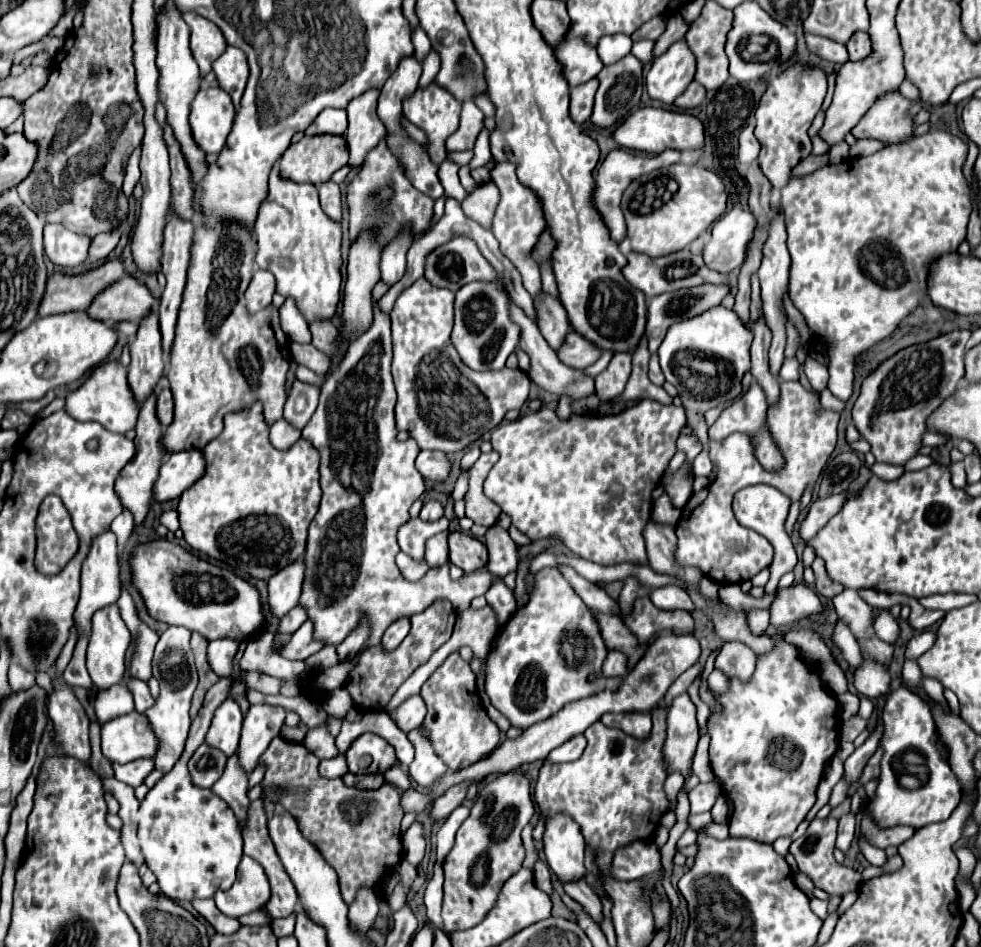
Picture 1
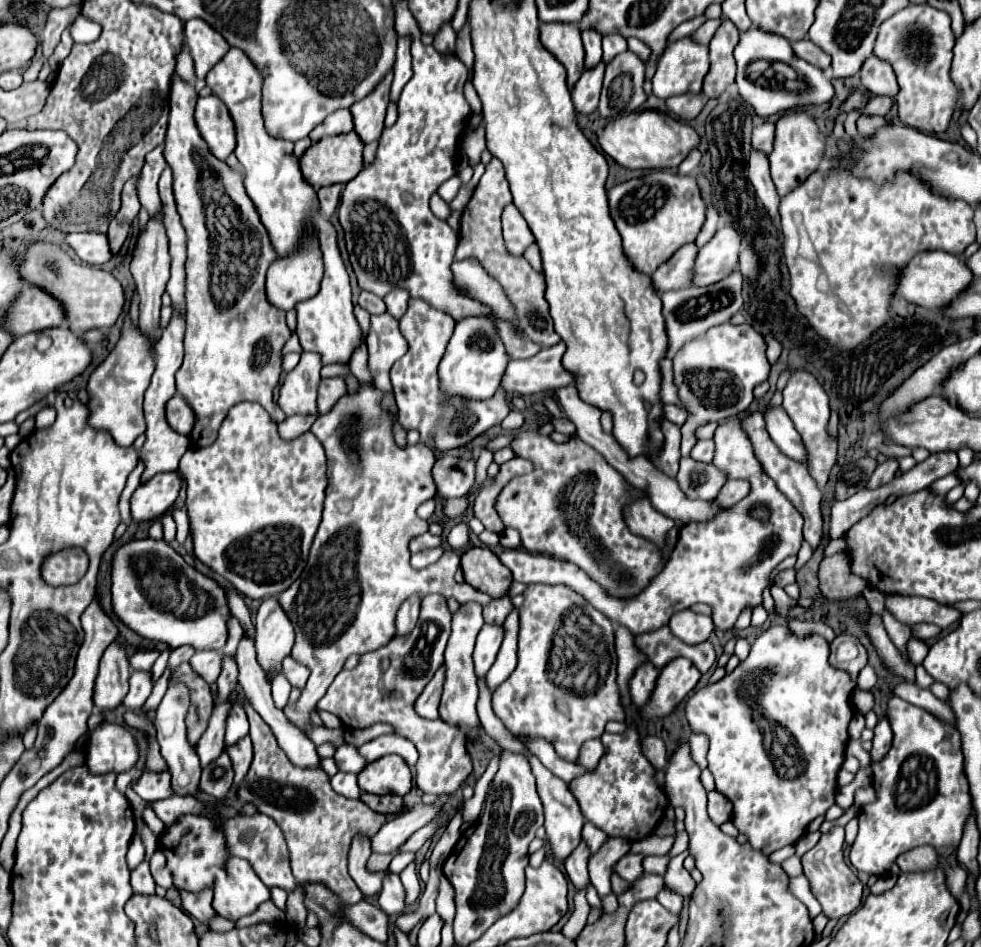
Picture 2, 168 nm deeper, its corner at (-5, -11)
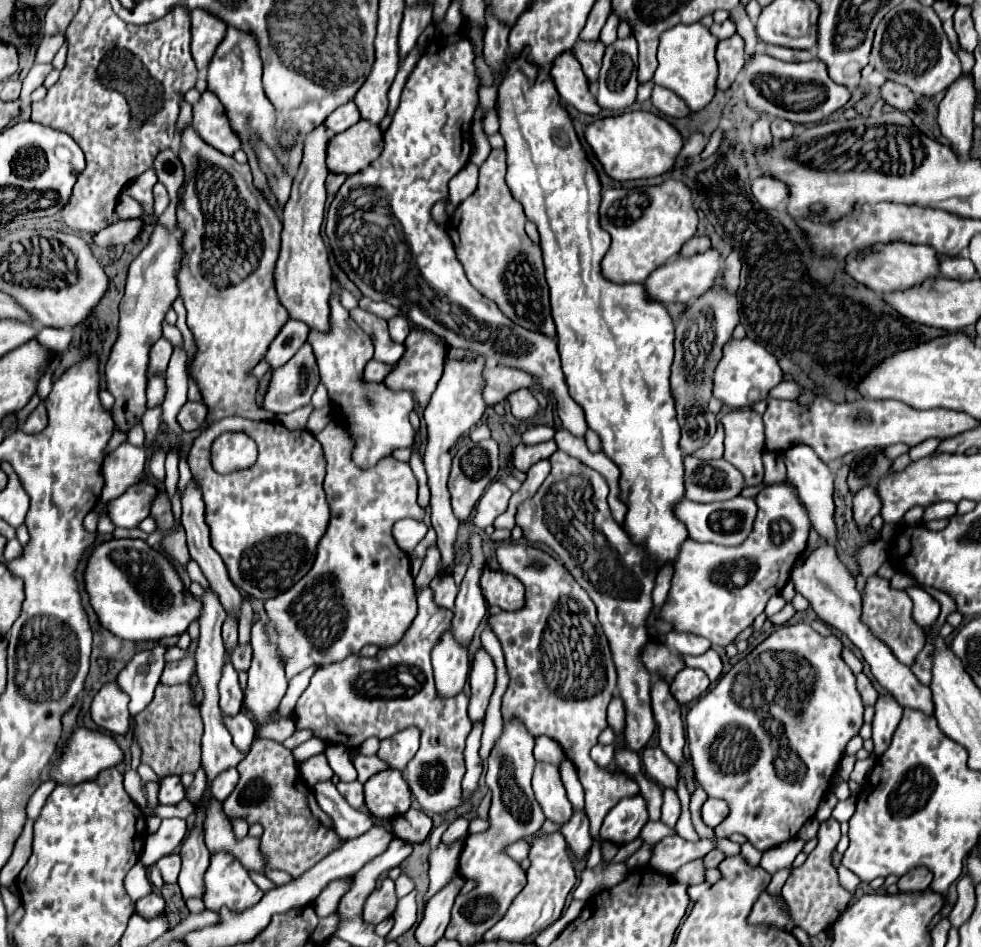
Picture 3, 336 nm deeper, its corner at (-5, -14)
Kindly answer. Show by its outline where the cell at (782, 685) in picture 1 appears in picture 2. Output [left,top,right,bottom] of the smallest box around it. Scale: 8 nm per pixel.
[685,625,855,855]

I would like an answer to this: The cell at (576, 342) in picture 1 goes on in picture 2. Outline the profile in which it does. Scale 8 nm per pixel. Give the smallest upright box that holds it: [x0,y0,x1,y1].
[501,343,575,395]

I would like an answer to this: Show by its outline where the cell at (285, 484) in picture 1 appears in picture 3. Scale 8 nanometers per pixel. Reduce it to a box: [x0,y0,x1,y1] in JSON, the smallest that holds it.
[187,416,331,600]

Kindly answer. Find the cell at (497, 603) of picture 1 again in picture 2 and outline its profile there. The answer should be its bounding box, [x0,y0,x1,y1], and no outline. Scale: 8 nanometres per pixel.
[473,623,505,677]

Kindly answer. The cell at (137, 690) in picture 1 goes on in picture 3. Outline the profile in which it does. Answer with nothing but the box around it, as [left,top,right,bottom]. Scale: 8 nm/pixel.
[117,646,167,714]

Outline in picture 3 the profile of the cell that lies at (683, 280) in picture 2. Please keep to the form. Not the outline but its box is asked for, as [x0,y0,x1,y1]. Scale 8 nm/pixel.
[681,236,711,256]

